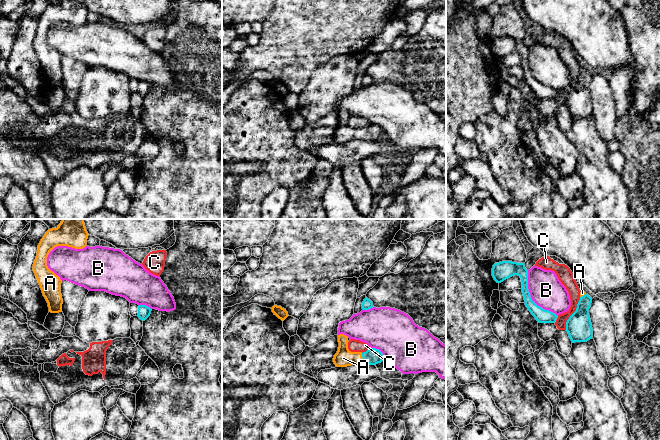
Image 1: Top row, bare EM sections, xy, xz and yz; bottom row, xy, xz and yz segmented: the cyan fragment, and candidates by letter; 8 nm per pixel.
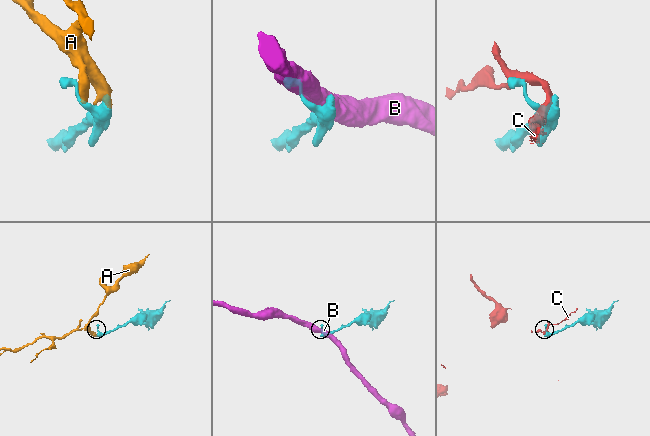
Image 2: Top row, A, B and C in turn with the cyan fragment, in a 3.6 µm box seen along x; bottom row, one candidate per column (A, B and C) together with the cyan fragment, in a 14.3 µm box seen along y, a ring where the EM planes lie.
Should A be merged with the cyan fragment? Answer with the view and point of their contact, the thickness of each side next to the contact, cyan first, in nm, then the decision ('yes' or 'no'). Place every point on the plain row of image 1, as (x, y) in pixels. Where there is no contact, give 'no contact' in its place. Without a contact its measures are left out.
contact xz (363, 134); calibres 140 and 140 nm; yes

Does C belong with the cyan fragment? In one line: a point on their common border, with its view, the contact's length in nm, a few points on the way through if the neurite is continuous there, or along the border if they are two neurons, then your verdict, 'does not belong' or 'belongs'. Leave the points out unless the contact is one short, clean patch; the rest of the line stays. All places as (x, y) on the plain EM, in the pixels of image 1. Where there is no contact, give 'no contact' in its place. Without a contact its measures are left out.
yz (573, 89) | 300 nm | does not belong

